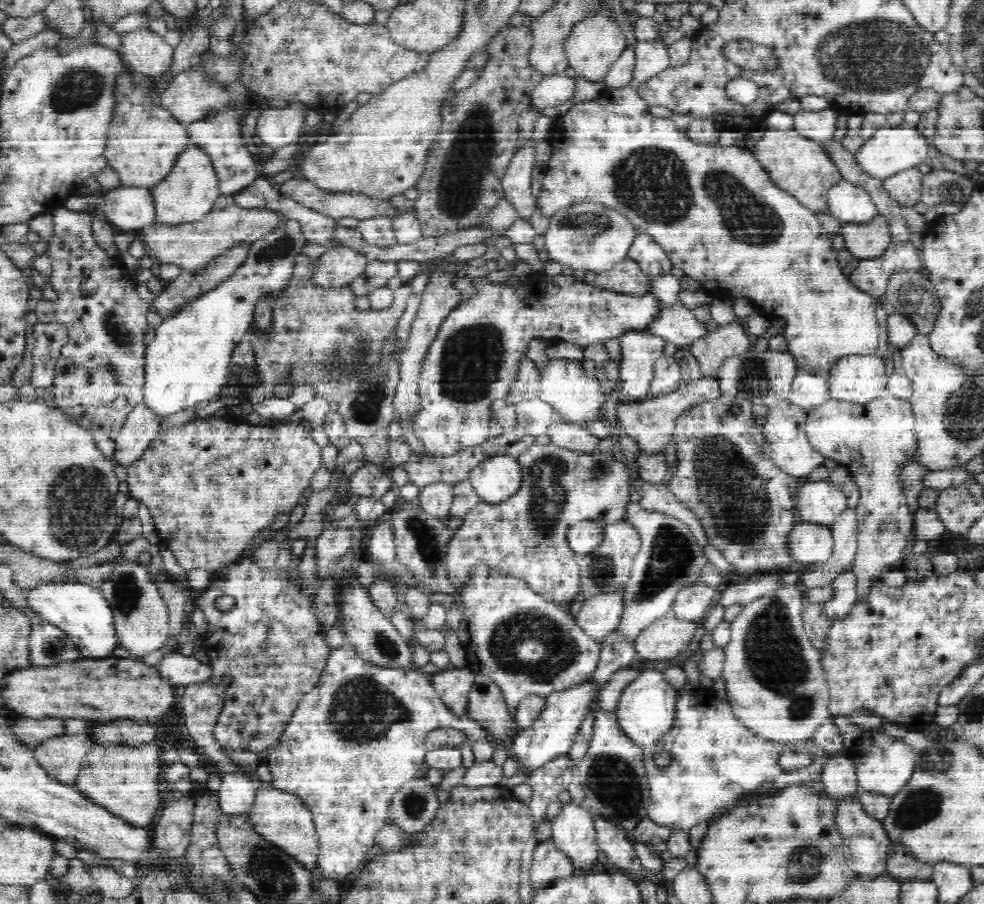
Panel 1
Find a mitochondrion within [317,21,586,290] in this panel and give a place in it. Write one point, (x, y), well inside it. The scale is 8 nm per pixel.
(462, 168)

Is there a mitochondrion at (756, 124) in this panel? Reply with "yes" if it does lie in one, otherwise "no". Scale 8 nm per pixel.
no

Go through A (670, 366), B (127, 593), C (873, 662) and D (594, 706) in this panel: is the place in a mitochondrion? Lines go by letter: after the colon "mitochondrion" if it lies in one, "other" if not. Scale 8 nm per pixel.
A: other
B: mitochondrion
C: other
D: other

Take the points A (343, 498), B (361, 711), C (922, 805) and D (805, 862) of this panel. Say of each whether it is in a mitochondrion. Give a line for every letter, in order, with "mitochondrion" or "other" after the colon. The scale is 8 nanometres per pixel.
A: other
B: mitochondrion
C: mitochondrion
D: mitochondrion

